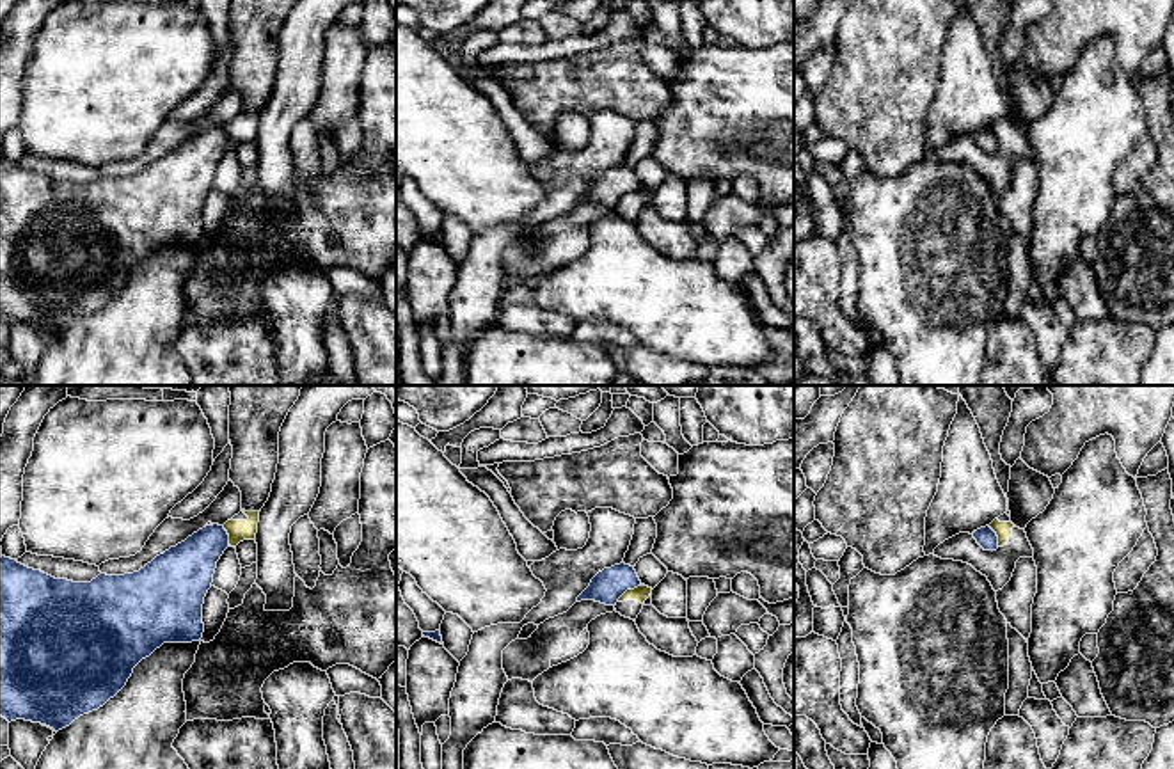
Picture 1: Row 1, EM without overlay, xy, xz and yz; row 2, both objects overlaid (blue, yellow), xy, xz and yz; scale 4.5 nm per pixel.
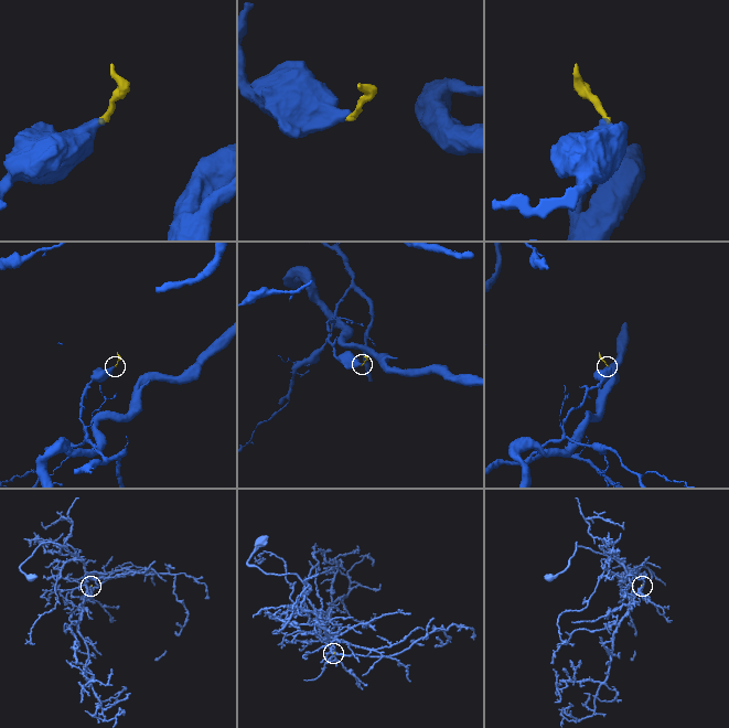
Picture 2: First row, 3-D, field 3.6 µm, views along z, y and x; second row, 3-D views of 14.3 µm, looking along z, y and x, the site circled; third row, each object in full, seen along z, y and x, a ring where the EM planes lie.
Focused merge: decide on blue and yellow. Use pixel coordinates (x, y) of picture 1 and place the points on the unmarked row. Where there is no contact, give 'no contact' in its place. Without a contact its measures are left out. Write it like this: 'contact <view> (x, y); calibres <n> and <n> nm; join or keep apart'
contact xz (627, 190); calibres 150 and 70 nm; keep apart

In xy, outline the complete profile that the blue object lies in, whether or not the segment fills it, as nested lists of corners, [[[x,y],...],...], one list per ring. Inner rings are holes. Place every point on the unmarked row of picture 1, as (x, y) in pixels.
[[[206,128],[139,174],[99,176],[91,185],[55,181],[2,158],[0,318],[59,334],[114,300],[133,270],[163,245],[199,243],[204,199],[227,149],[224,128]]]

